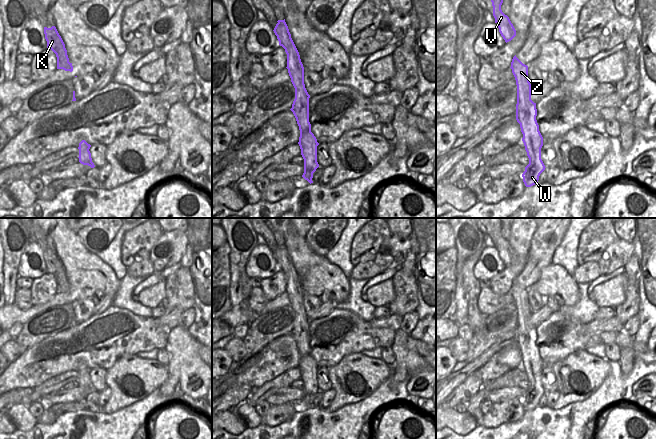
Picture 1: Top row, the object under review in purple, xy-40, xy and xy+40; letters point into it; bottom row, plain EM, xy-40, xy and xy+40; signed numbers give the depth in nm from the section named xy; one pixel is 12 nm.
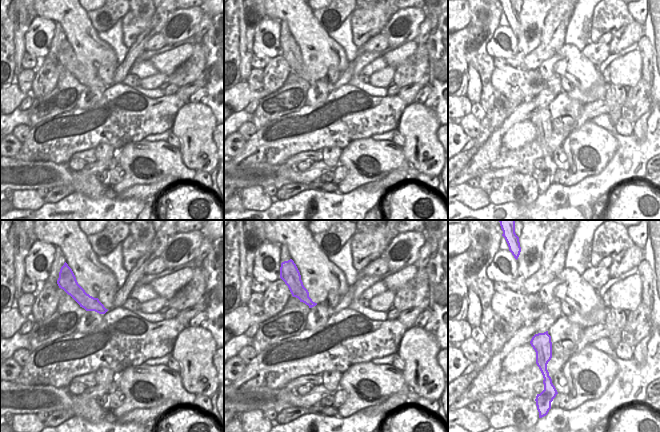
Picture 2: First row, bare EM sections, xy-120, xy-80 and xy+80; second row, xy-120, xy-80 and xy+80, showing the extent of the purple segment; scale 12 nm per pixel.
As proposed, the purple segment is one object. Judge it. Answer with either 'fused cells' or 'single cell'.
fused cells

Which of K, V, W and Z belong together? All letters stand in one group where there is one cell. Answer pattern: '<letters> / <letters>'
K / V W Z

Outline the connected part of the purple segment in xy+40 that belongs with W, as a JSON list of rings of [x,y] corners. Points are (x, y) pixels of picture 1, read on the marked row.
[[[523,64],[512,68],[517,85],[516,120],[523,134],[522,141],[529,158],[529,164],[522,174],[526,187],[535,185],[540,174],[545,170],[541,159],[543,137],[536,120],[536,103],[531,100],[531,84],[528,77],[528,66]]]

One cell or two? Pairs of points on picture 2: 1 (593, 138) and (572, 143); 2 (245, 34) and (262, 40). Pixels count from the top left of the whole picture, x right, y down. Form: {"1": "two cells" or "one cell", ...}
{"1": "one cell", "2": "two cells"}

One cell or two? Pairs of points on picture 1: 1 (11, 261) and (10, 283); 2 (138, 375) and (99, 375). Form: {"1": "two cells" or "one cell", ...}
{"1": "one cell", "2": "two cells"}

